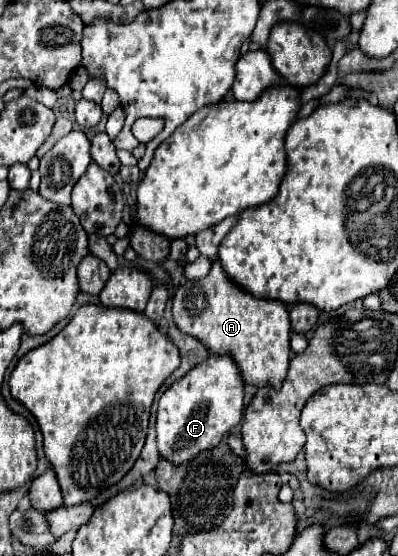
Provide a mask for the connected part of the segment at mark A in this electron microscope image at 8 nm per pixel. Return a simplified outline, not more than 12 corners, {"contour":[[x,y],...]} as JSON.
{"contour":[[212,263],[172,299],[176,327],[280,389],[290,321]]}

